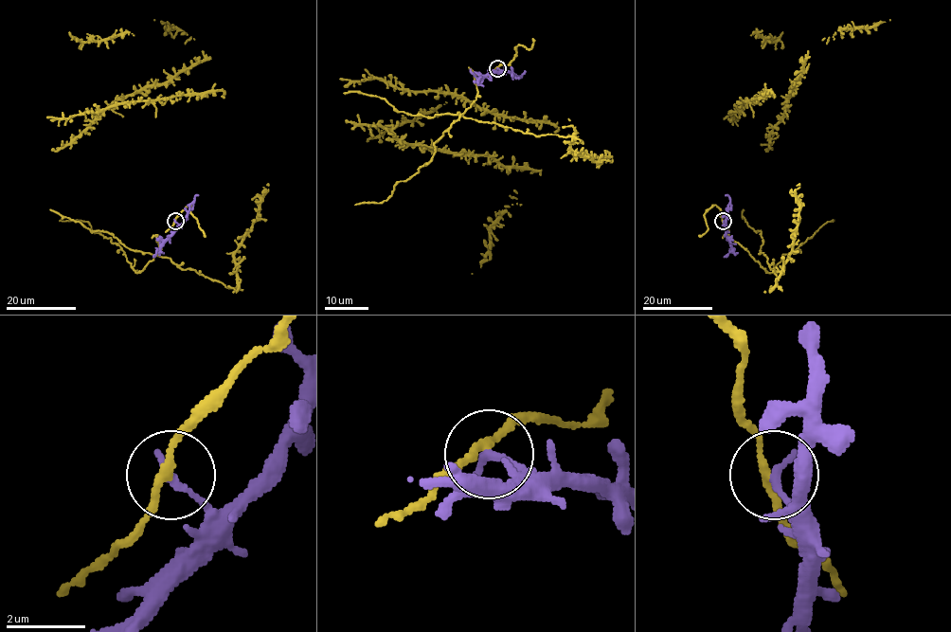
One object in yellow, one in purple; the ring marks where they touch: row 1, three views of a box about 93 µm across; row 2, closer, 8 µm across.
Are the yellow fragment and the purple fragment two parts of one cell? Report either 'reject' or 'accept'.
reject

